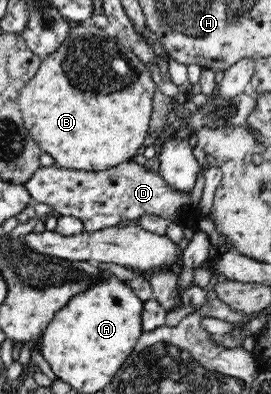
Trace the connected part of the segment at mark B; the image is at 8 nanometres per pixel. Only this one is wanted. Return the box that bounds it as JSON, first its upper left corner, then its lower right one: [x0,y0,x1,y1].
[17,22,156,171]

